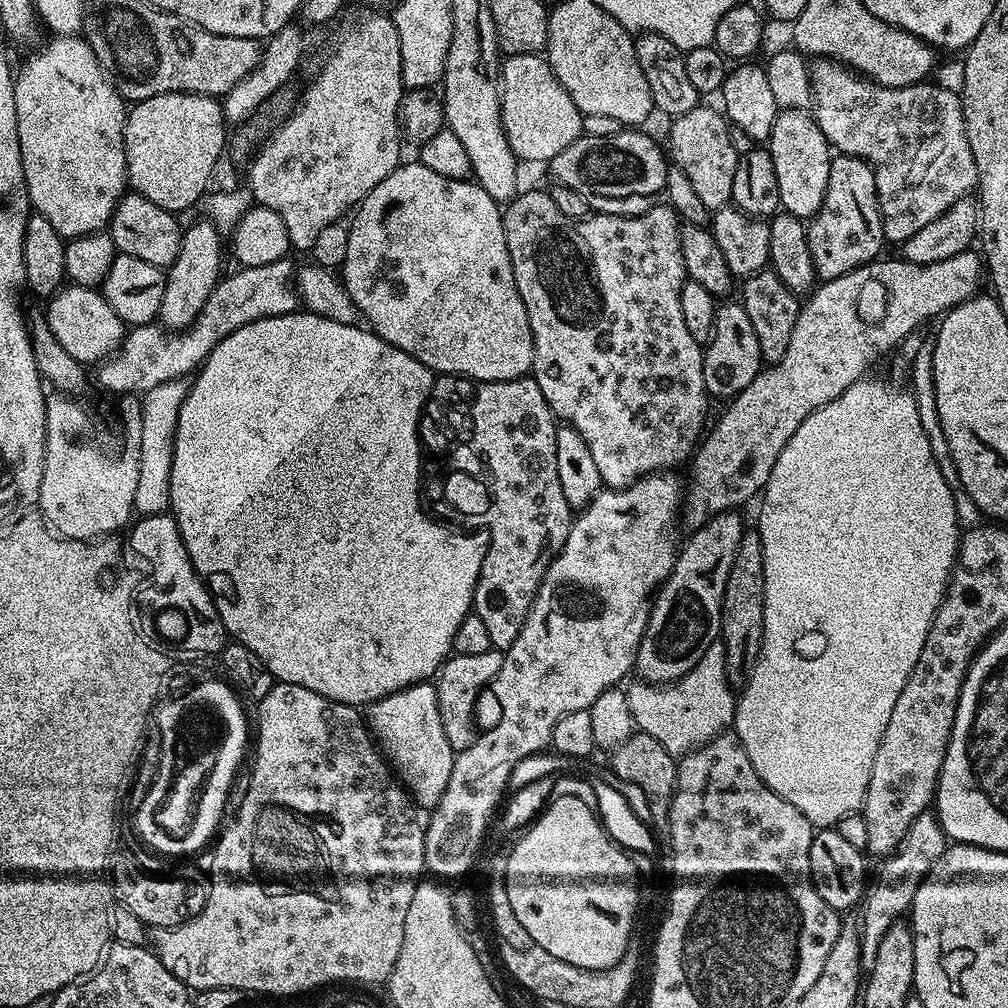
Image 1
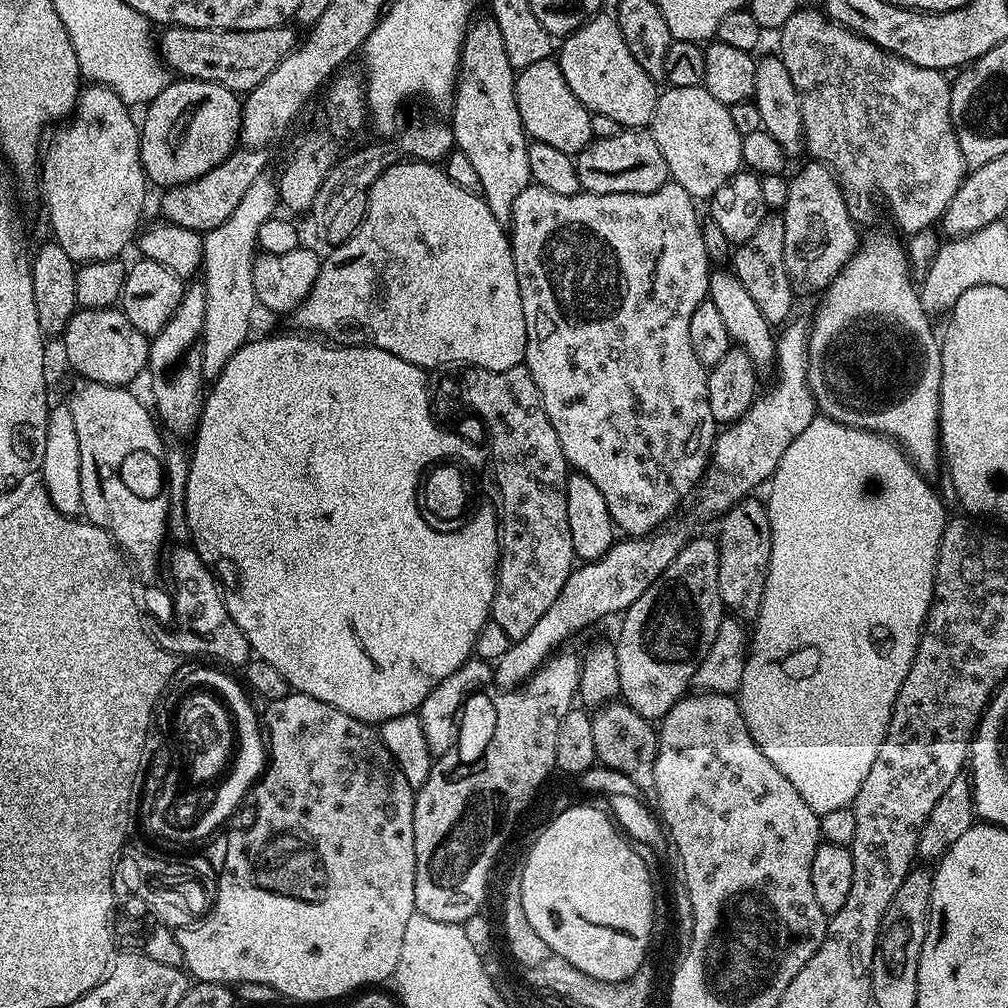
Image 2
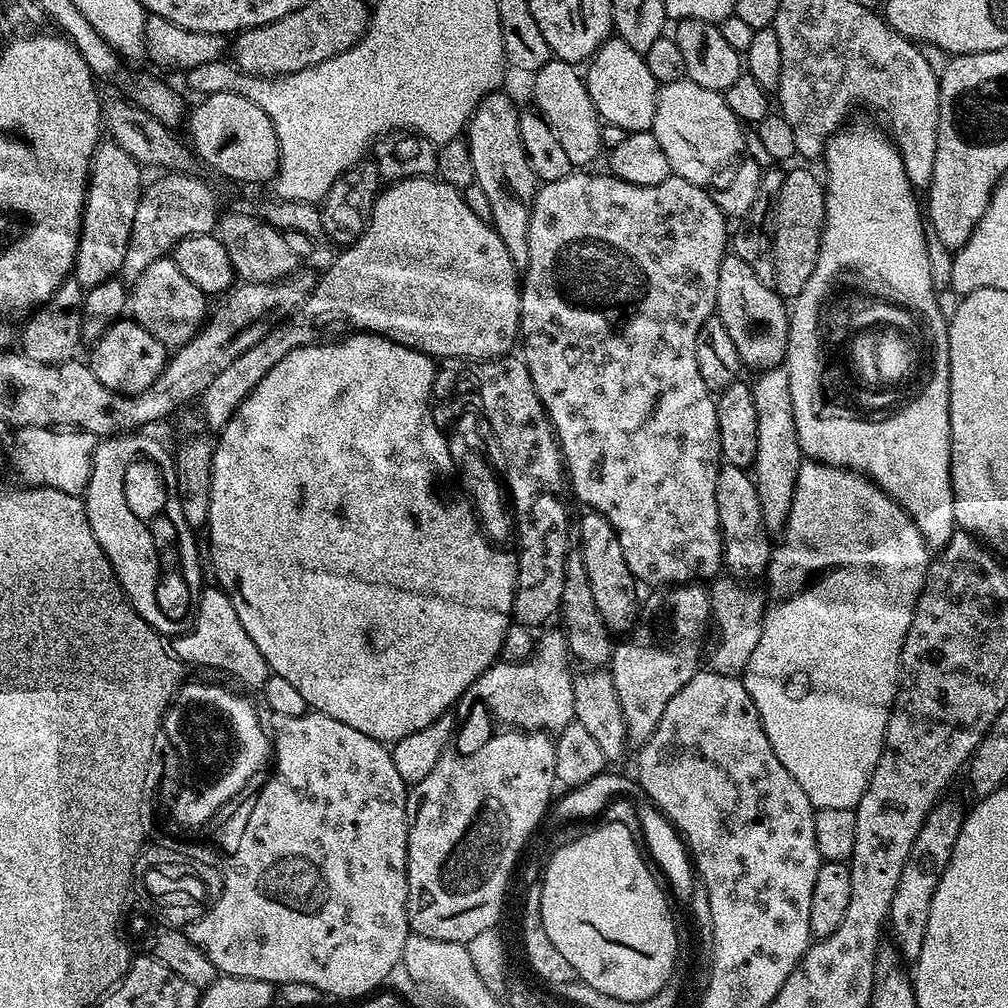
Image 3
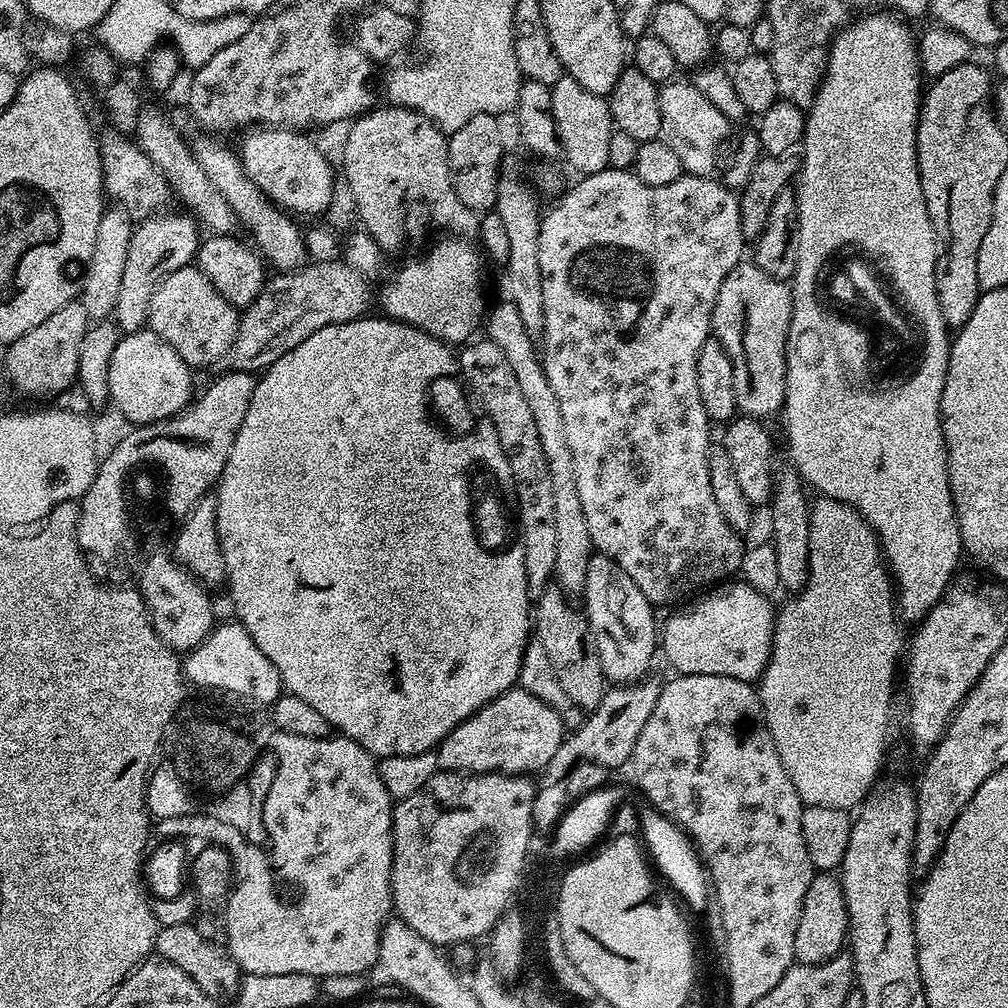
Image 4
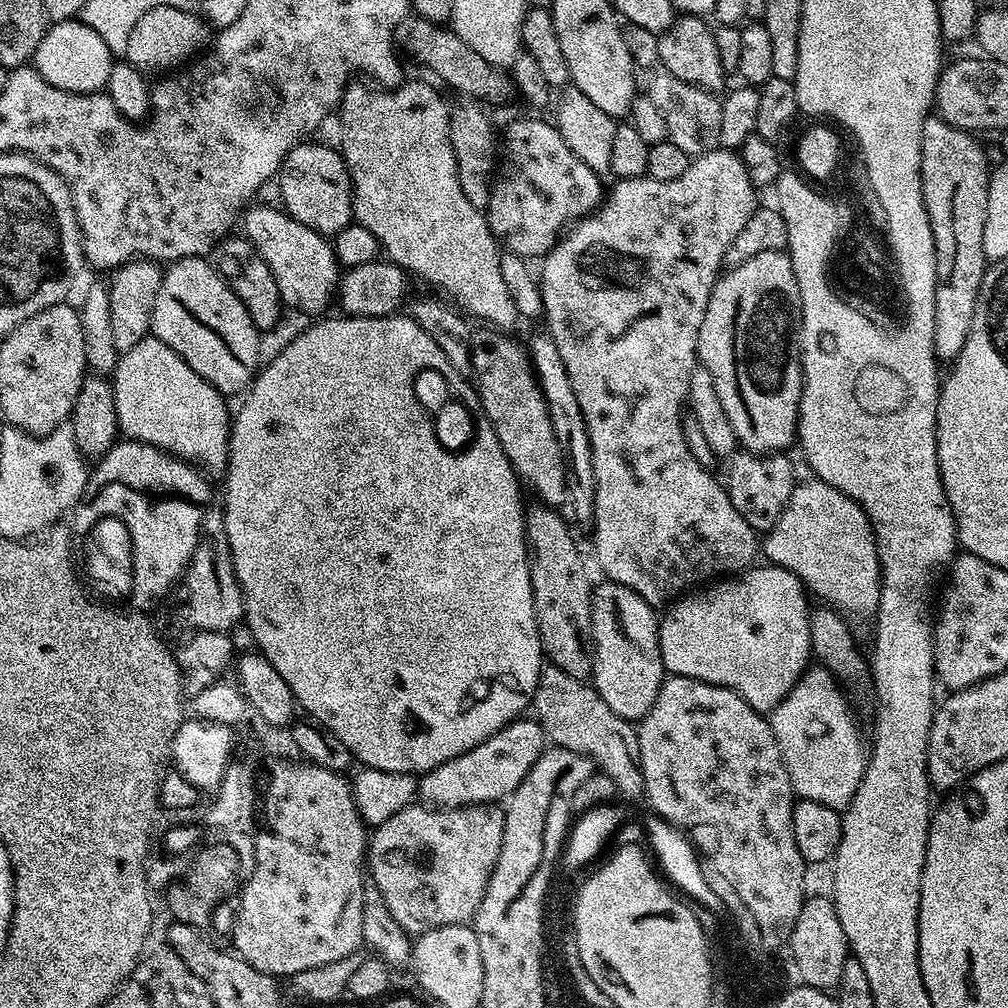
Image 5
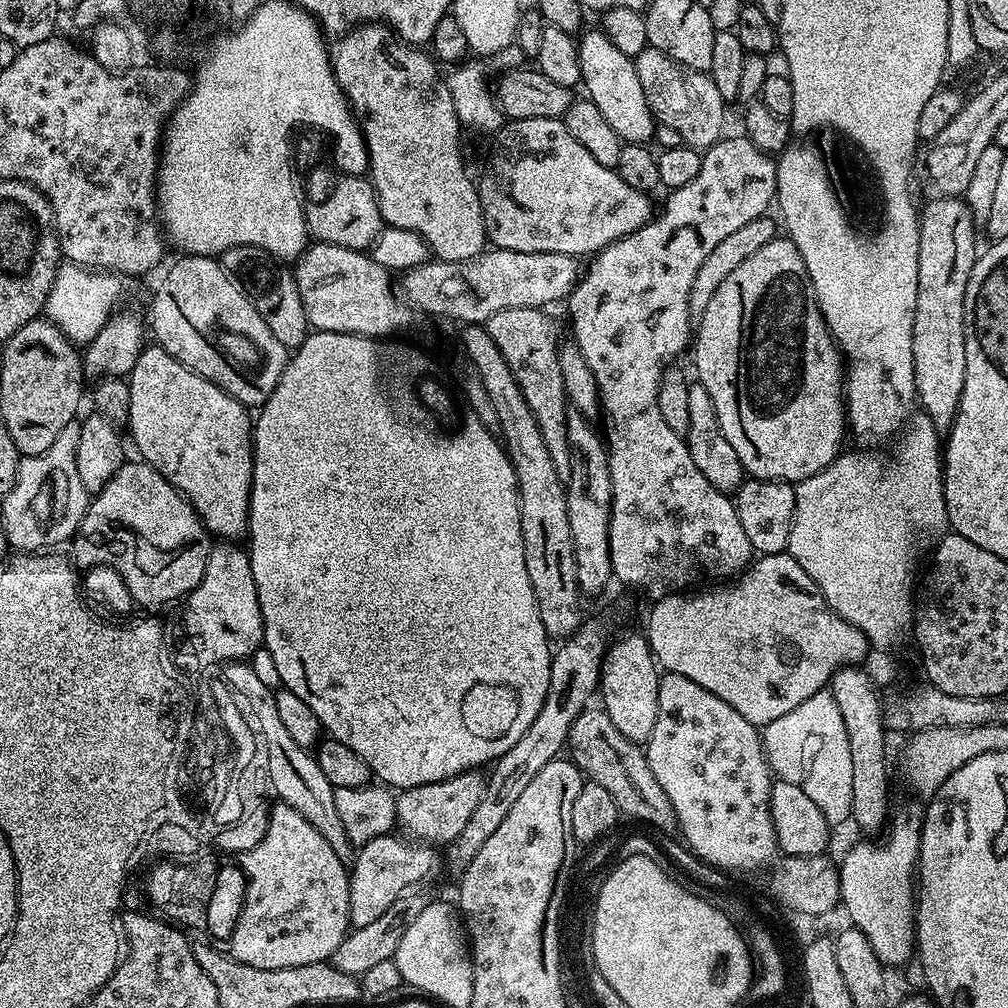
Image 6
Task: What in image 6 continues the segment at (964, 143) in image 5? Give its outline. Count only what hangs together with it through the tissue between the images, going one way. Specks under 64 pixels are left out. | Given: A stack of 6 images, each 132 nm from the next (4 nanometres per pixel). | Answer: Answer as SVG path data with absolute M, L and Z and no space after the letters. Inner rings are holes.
M937 195L919 213L920 237L918 238L918 298L912 327L912 353L914 354L914 386L918 408L936 433L946 434L956 420L958 406L962 402L962 390L966 386L966 286L976 265L976 224L972 209L963 199Z

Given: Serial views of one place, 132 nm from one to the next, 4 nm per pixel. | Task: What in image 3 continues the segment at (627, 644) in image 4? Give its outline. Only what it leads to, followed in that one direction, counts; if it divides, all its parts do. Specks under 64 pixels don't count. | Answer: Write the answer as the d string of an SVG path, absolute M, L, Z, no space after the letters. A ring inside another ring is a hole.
M588 510L583 514L585 516L580 520L578 551L582 554L582 562L586 566L586 578L590 578L590 591L594 593L598 614L602 614L606 626L613 633L627 633L638 616L638 596L636 600L638 581L630 574L626 558L622 558L622 546L618 542L614 526L610 526L610 522L606 522L606 518L597 512Z

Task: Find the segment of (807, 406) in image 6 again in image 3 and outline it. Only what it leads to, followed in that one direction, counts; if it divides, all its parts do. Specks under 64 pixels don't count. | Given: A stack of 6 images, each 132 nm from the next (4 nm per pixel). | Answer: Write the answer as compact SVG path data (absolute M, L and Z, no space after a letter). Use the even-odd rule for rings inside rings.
M735 254L725 255L718 270L718 294L715 315L730 330L734 346L738 346L741 365L755 370L775 368L785 363L788 355L789 305L772 285L762 282Z

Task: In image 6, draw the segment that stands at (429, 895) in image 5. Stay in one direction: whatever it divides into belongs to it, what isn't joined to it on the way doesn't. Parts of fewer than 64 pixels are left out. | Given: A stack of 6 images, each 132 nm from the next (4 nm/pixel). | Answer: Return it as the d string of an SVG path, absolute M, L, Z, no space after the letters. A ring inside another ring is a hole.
M396 834L379 836L370 842L359 845L356 863L351 865L348 877L350 886L348 918L351 927L370 926L370 922L374 922L374 918L382 918L382 914L386 914L386 910L390 910L392 903L407 893L404 891L411 884L420 884L423 880L430 879L440 864L436 852L437 849L432 846L410 846L407 839Z

